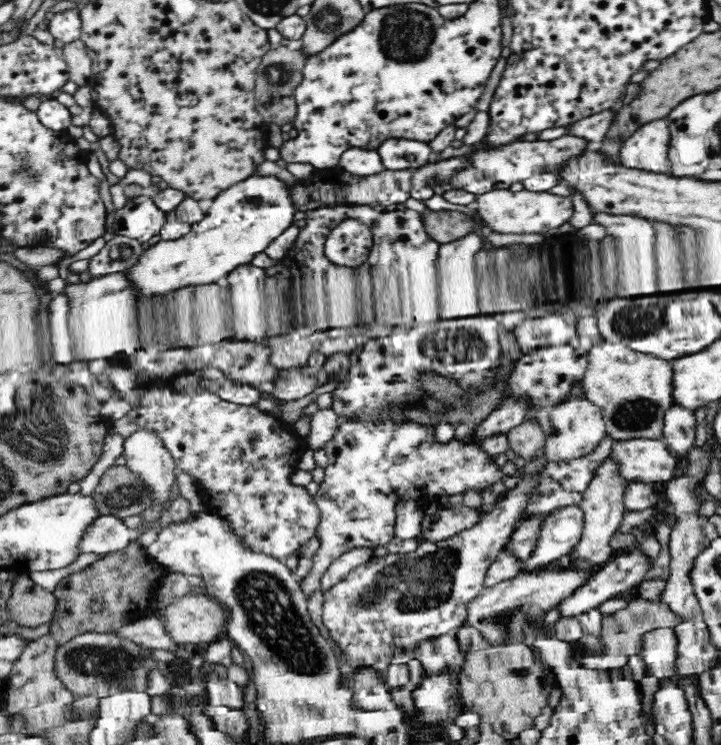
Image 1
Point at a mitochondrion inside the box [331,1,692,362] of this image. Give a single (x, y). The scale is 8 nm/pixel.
(409, 33)

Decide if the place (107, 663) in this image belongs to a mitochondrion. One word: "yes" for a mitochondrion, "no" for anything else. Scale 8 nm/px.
yes

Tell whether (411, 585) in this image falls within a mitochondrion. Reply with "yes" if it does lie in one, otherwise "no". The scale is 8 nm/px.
yes

